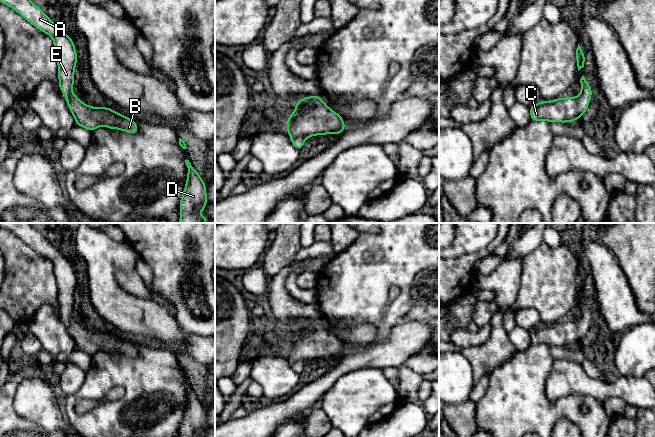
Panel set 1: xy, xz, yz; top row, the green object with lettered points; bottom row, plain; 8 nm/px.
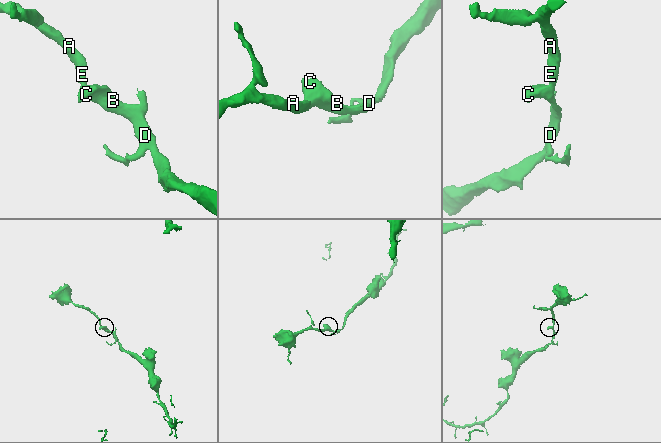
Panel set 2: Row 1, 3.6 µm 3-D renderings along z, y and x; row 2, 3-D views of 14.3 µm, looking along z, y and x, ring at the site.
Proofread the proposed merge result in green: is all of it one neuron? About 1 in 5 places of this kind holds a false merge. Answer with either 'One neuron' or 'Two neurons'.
One neuron

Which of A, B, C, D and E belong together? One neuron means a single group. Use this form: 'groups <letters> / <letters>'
groups A B C D E

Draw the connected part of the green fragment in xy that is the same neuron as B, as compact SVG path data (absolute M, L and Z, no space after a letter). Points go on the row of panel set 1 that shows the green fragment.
M0 0L0 2L13 8L37 29L52 37L57 55L59 89L67 99L67 106L76 120L76 125L90 131L106 126L109 129L119 129L132 134L138 132L137 124L128 117L106 106L104 108L88 106L72 93L77 62L74 42L39 7L30 0Z

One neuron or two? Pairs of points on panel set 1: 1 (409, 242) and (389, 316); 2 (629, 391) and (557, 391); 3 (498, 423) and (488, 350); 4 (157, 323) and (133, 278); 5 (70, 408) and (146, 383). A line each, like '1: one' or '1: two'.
1: one
2: one
3: two
4: two
5: one

